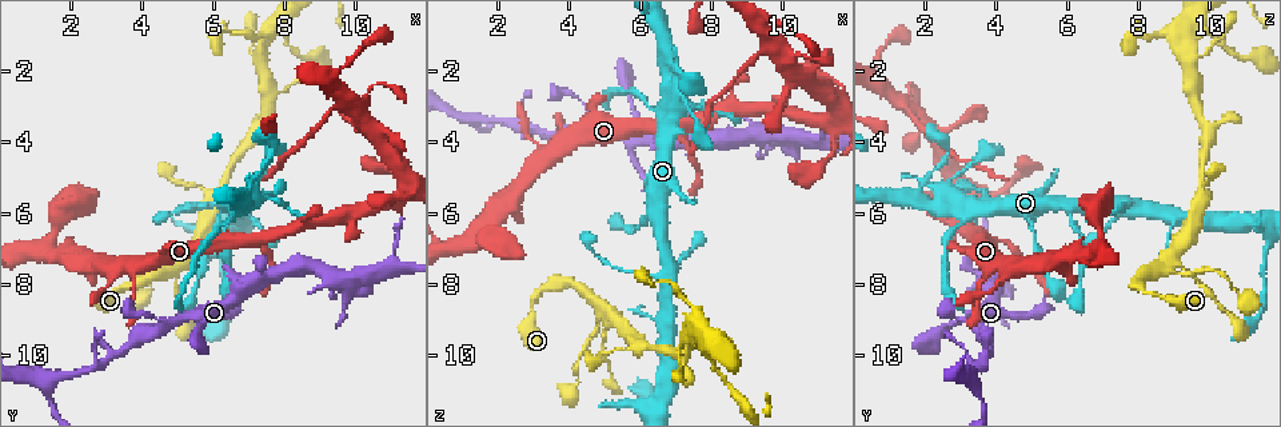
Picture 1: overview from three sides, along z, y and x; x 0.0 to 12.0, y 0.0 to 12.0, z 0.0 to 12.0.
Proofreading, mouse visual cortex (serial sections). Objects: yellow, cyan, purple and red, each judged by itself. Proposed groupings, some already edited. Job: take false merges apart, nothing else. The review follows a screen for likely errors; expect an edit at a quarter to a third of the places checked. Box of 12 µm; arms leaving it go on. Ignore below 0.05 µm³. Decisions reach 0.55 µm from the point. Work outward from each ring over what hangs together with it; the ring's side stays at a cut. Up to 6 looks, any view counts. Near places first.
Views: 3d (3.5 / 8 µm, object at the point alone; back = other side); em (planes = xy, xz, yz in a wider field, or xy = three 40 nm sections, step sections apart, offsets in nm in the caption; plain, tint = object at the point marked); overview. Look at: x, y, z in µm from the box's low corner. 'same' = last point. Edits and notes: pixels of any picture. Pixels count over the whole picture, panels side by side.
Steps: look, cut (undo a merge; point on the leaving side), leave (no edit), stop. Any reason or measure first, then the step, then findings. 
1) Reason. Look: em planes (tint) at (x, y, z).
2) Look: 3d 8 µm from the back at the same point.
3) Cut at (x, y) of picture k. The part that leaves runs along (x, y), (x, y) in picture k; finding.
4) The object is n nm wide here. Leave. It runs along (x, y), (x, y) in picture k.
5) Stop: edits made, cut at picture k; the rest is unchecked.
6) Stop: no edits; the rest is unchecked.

Thick turns thin. Look: 3d 3.5 µm from the back at (9.1, 3.3, 1.7).

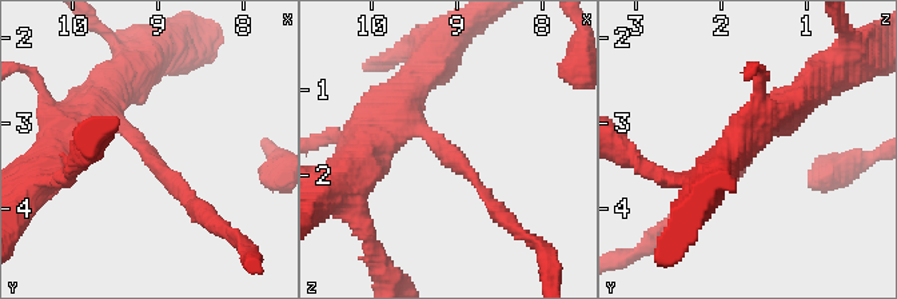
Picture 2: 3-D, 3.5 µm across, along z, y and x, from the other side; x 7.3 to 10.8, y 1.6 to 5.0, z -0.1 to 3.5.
The arms are 150, 400 nm wide; need the tissue. Look: em xy step 3 (tint) at (9.05, 3.40, 1.75).

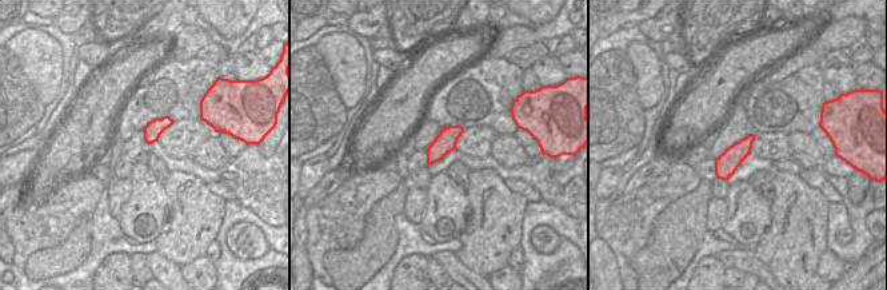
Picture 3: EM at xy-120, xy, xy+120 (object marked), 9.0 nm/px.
Cut at (156, 170) of picture 2. The part that leaves runs along (138, 140), (207, 218) in picture 2; a second cell is stuck on.

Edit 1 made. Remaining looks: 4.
Small branch off a trunk. Look: 3d 3.5 µm at (4.9, 7.5, 8.6).

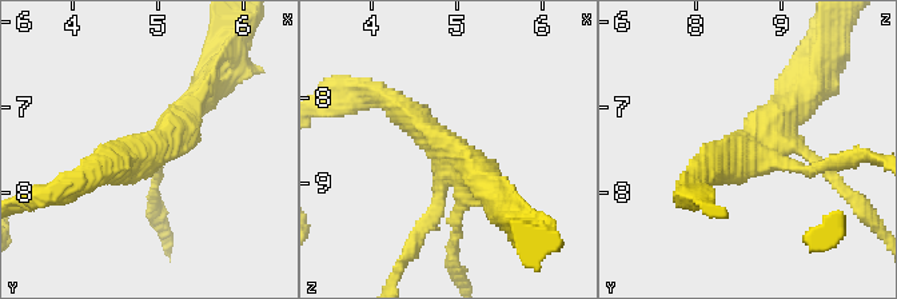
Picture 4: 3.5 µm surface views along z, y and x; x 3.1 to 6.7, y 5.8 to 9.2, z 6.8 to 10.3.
4 arms meet here; the arms are 150, 150, 350, 350 nm wide. Look: em xy step 3 (tint) at (4.95, 7.50, 8.65).

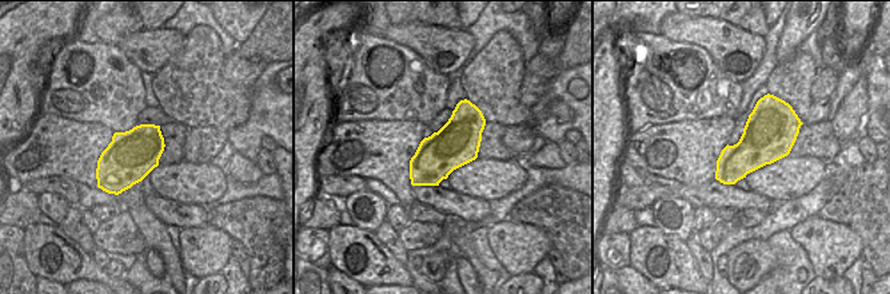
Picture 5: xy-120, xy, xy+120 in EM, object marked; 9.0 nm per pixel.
Leave. It runs along (385, 99), (482, 178), (499, 206) in picture 4; all the same cell.

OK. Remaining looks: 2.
Stop: edits made, cut at picture 2; the rest is unchecked.

